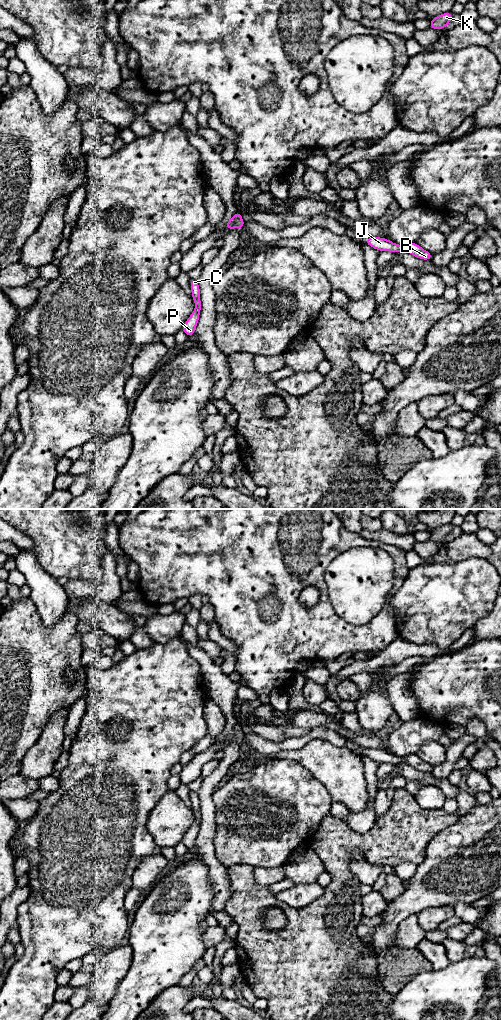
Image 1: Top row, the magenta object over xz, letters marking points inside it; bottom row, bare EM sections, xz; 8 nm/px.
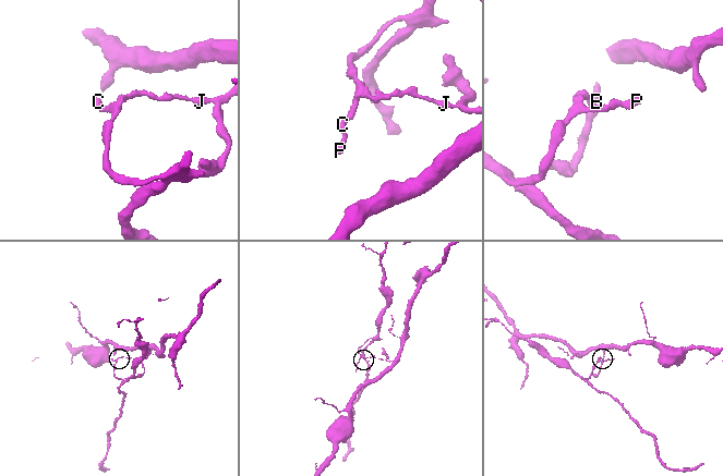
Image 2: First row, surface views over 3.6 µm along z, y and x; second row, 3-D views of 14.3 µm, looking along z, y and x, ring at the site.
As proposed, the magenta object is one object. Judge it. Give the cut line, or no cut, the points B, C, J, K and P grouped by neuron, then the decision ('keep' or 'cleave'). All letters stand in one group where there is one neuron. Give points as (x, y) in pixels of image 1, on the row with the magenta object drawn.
xz (241, 217), (229, 228) | B J K / C P | cleave

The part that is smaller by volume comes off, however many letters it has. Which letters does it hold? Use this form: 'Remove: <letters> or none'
Remove: C, P

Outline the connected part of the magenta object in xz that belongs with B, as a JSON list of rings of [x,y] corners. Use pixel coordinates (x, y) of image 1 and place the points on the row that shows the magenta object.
[[[366,237],[364,243],[378,251],[391,251],[394,254],[400,251],[406,251],[421,260],[432,260],[433,254],[421,248],[417,243],[411,242],[409,244],[397,245],[389,239],[381,237]]]

